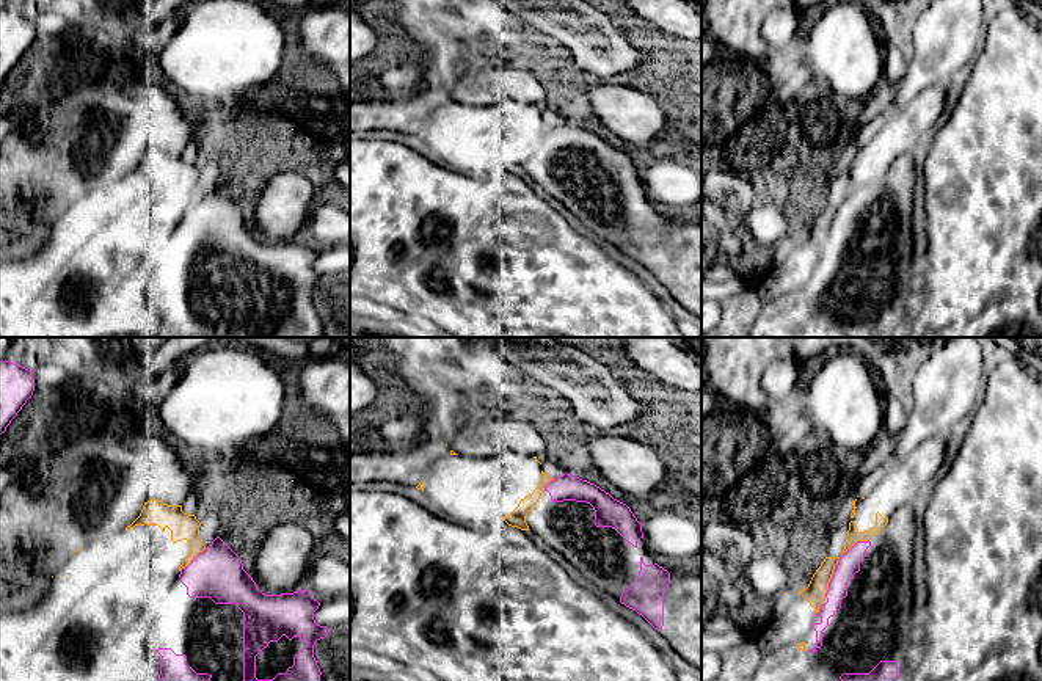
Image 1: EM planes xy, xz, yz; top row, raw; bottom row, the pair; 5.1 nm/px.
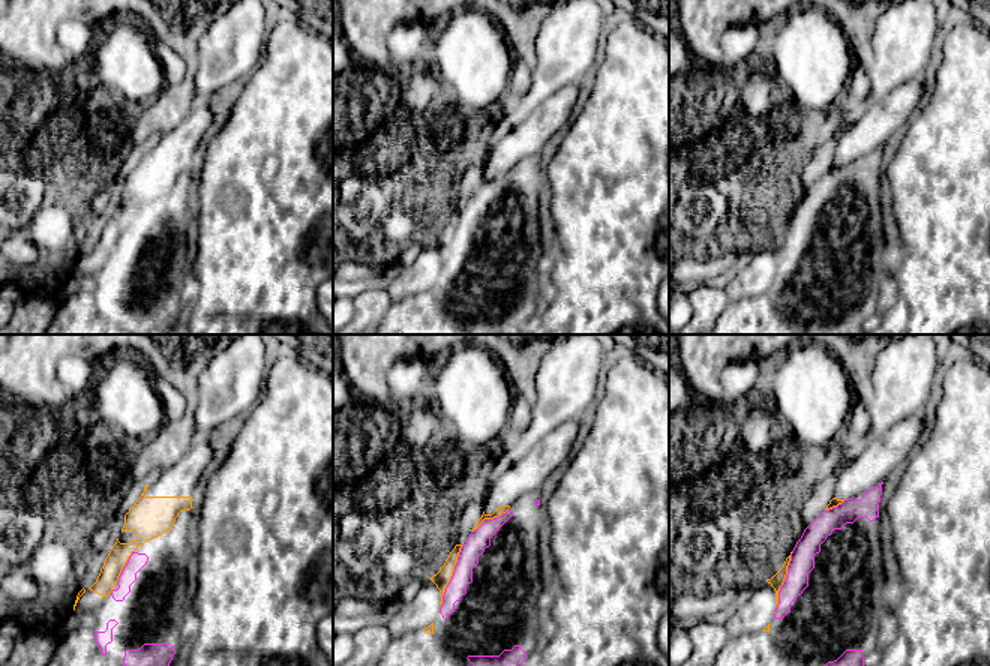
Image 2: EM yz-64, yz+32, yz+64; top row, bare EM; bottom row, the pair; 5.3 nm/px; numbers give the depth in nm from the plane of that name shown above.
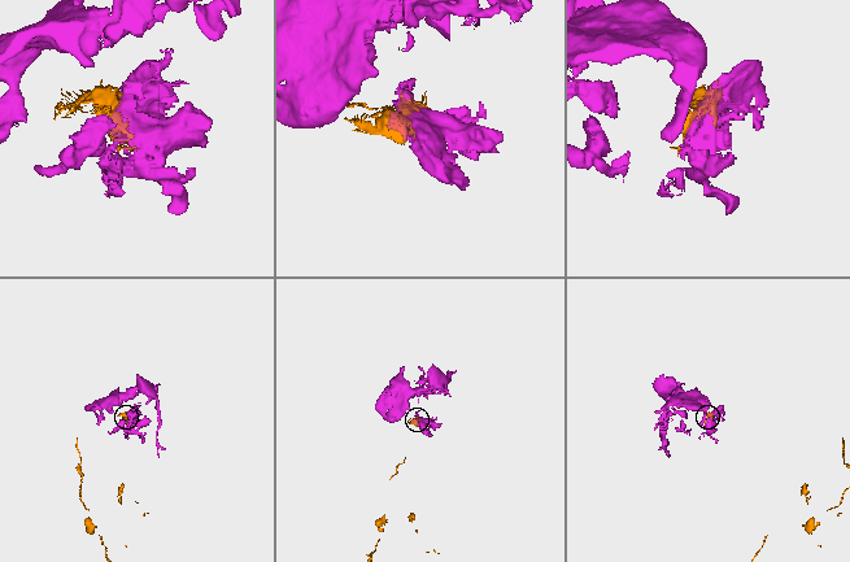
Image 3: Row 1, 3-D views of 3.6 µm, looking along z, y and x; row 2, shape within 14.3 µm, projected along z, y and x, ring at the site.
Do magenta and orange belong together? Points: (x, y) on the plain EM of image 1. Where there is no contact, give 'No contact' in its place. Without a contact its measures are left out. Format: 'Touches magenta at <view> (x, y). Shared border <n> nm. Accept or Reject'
Touches magenta at yz (837, 212). Shared border 380 nm. Reject

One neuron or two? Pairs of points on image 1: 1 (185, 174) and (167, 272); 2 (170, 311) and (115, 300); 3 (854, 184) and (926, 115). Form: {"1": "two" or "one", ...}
{"1": "two", "2": "two", "3": "one"}

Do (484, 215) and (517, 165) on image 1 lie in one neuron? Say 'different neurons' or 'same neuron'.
different neurons

